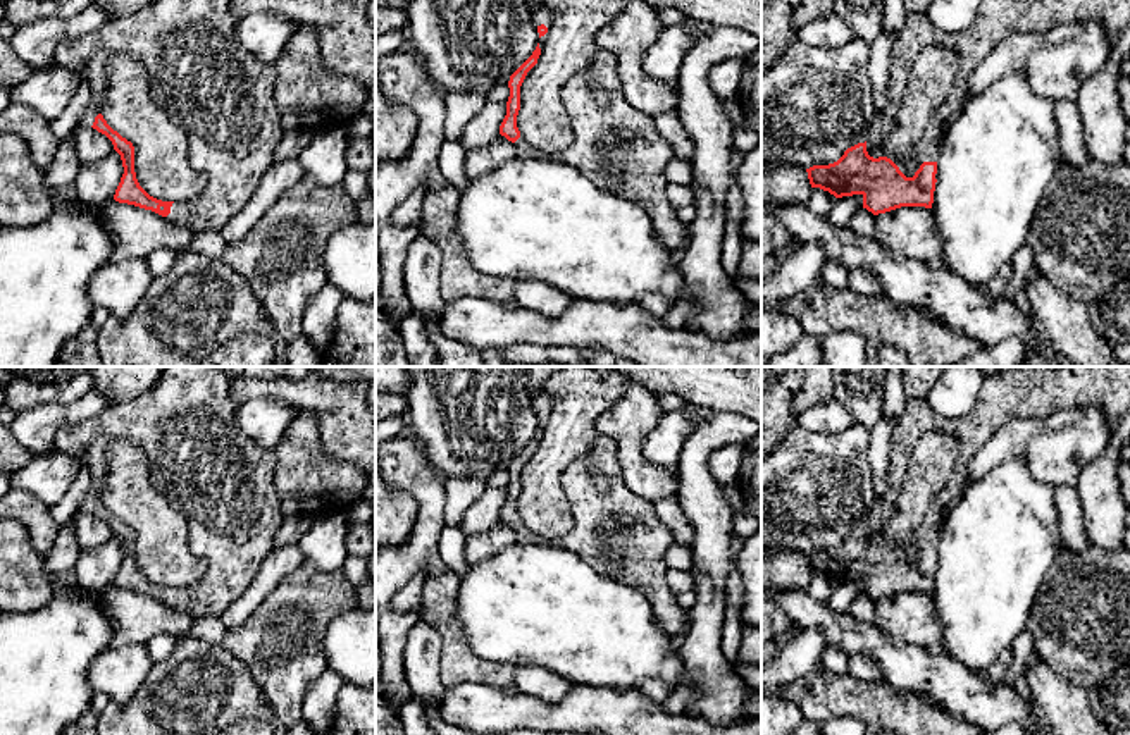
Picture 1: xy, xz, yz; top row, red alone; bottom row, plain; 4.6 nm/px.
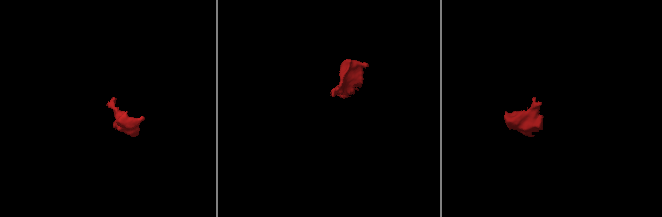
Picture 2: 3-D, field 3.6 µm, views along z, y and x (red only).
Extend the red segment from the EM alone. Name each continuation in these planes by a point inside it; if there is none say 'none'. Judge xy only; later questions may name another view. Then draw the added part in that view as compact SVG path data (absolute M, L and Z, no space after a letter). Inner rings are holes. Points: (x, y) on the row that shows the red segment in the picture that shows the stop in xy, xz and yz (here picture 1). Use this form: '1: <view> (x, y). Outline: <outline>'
1: xy (197, 71). Outline: M153 0L145 9L105 22L95 31L62 41L53 53L59 65L71 69L91 88L91 103L81 115L81 126L93 126L105 93L105 65L114 55L129 55L143 64L148 91L160 110L188 136L188 162L207 176L203 191L189 201L174 201L167 220L195 232L220 232L250 201L262 177L274 164L274 151L284 136L274 102L276 72L245 50L236 36L239 17L231 12L231 0Z

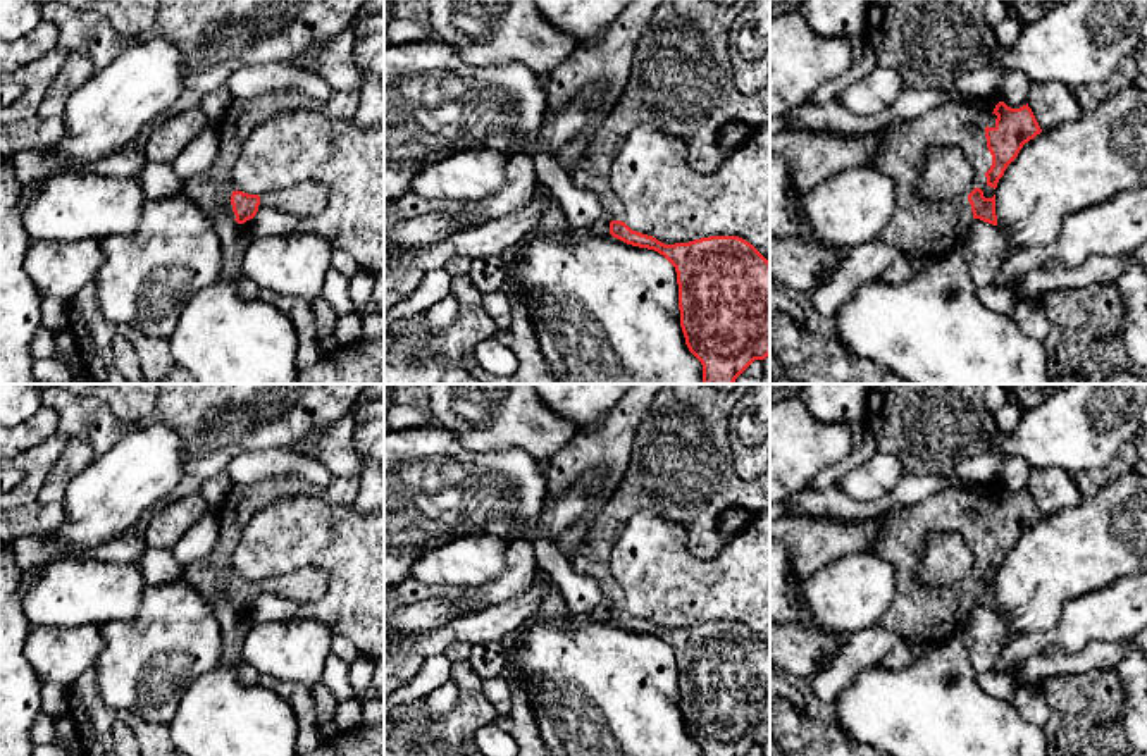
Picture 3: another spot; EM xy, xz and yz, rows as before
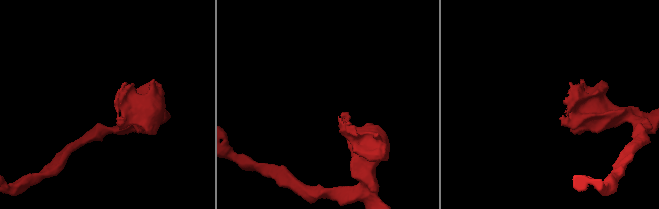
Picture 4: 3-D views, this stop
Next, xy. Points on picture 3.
1: xy (210, 190). Outline: M269 91L251 100L232 98L217 122L219 152L210 169L184 181L183 193L214 220L219 214L236 219L231 195L236 191L231 170L248 134L276 114L317 110L329 119L353 119L360 107L360 93L334 91L327 100L315 100L301 91Z

